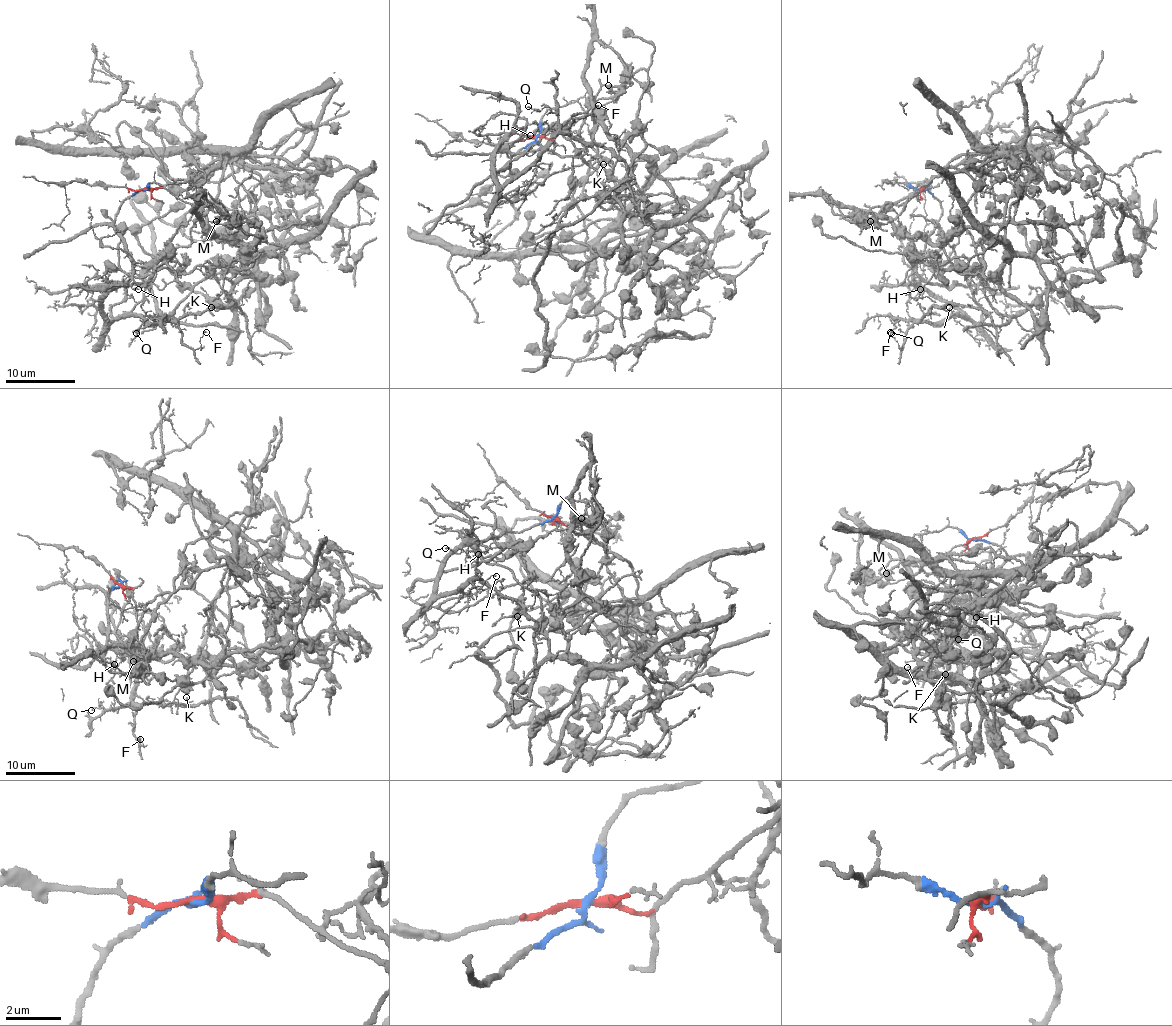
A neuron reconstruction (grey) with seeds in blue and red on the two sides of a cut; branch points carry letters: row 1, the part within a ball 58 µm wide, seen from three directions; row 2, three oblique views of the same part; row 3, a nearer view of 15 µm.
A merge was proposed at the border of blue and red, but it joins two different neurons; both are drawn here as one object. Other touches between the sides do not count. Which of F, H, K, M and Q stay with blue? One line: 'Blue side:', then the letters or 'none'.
Blue side: F, H, K, Q

